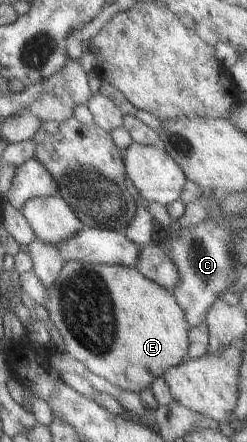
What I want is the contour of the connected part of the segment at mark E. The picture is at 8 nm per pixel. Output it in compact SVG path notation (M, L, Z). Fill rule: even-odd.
M77 261L64 262L57 274L57 278L53 280L53 284L49 286L49 290L46 292L44 307L49 314L49 320L55 325L55 328L59 331L61 340L63 340L64 352L69 357L80 362L88 372L125 391L138 394L143 388L148 388L153 380L159 377L159 374L161 374L165 368L176 366L187 354L189 326L185 321L184 313L177 305L171 291L167 291L165 288L159 286L159 284L155 284L155 282L144 278L133 267Z

